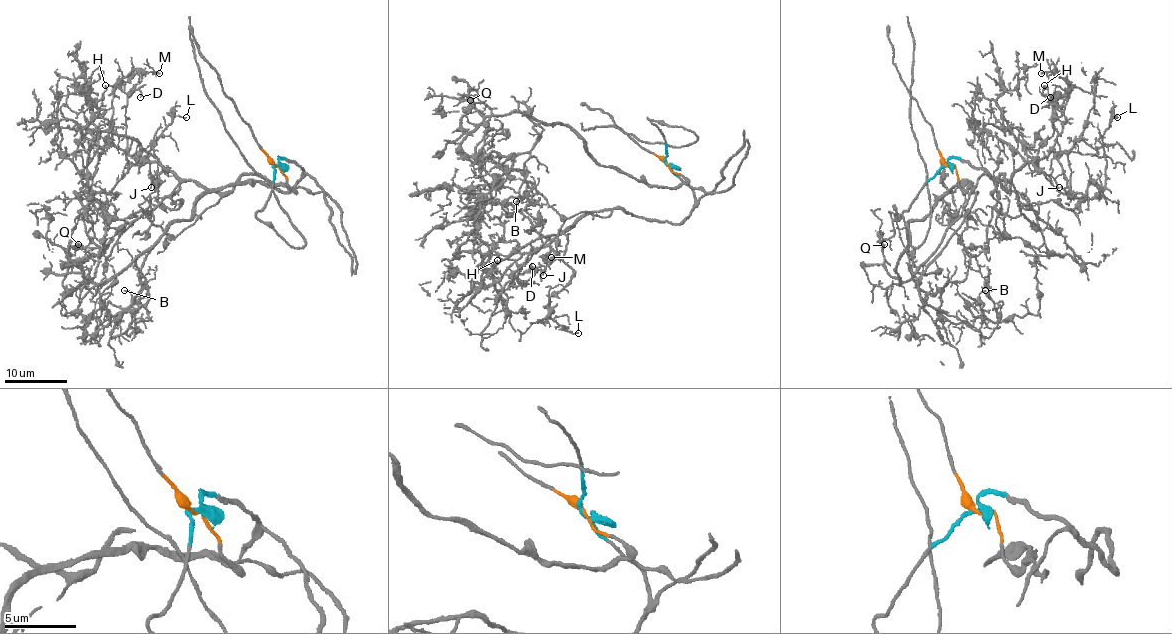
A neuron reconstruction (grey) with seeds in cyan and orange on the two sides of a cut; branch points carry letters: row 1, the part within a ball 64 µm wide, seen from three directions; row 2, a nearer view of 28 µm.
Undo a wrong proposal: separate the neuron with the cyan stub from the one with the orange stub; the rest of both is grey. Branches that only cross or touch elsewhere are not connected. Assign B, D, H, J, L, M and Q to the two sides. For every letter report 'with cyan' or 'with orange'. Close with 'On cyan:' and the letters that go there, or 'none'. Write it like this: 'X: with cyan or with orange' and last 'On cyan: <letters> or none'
B: with orange
D: with cyan
H: with cyan
J: with cyan
L: with cyan
M: with cyan
Q: with orange
On cyan: D, H, J, L, M

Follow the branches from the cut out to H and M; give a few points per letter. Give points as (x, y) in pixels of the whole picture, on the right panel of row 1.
H: (947, 166), (967, 160), (1007, 191), (1001, 174), (993, 192), (1037, 163), (1026, 146), (1053, 135), (1043, 85)
M: (947, 166), (967, 160), (1007, 191), (1001, 174), (993, 192), (1046, 156), (1068, 85), (1040, 74)

